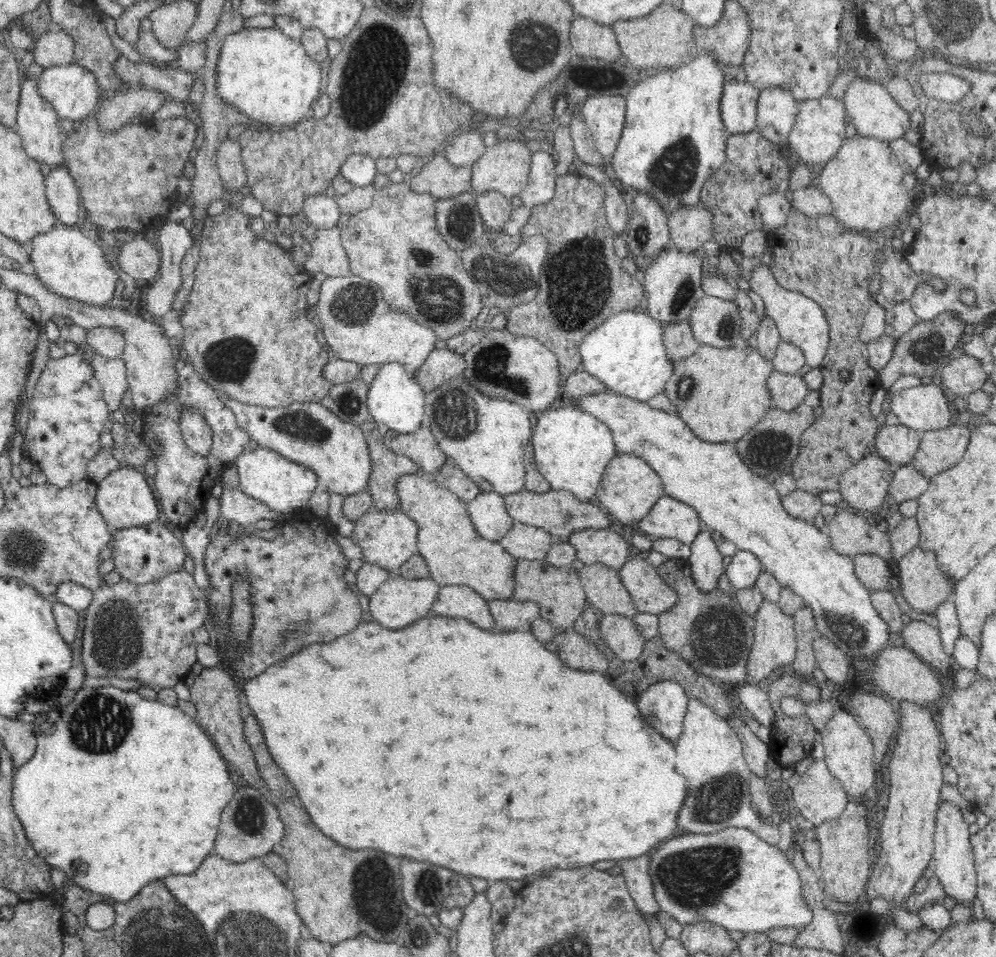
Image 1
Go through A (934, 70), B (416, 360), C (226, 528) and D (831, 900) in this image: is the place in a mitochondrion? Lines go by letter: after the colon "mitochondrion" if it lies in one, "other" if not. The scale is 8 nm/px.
A: other
B: other
C: other
D: other

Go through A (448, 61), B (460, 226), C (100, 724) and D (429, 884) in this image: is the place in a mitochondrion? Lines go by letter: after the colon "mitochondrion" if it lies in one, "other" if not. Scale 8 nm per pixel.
A: other
B: mitochondrion
C: mitochondrion
D: mitochondrion

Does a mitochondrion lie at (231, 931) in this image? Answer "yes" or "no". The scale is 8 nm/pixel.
yes

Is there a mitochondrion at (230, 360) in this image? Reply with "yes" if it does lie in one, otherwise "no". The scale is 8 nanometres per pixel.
yes

